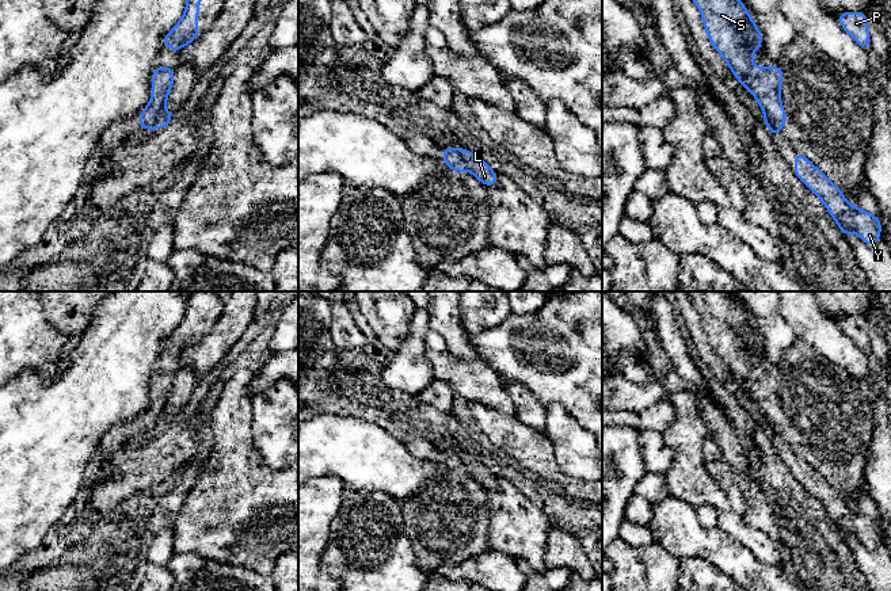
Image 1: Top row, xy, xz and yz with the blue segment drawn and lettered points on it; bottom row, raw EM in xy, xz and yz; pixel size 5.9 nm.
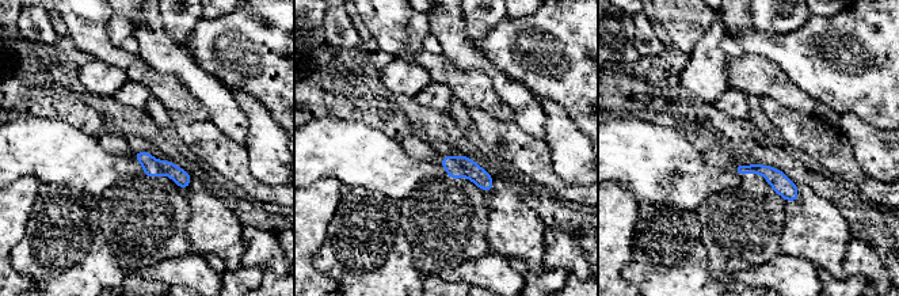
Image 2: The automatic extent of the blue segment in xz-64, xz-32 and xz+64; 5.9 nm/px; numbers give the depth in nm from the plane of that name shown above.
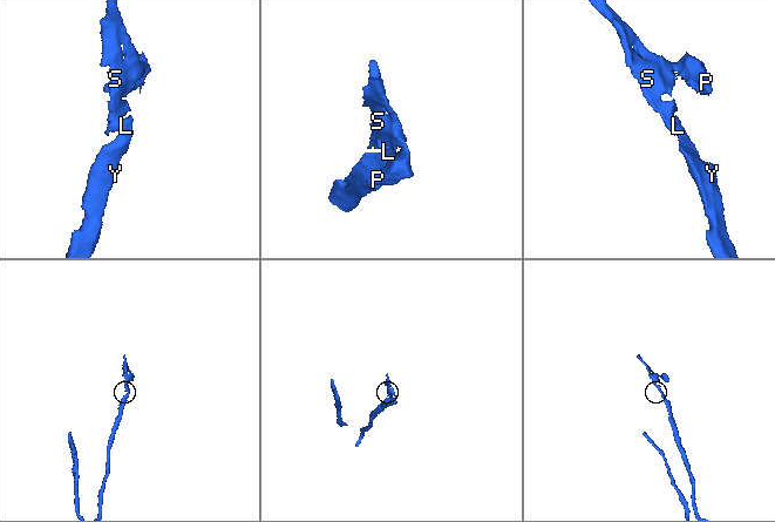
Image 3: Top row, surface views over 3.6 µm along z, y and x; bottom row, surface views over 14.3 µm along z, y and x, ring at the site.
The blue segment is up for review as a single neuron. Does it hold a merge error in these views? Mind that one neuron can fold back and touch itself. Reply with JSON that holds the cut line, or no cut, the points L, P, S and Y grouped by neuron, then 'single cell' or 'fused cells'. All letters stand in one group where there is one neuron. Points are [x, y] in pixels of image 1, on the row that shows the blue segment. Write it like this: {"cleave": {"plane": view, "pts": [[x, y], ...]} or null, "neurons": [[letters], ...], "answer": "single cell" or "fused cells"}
{"cleave": {"plane": "xz", "pts": [[454, 149], [468, 168]]}, "neurons": [["L", "Y"], ["P", "S"]], "answer": "fused cells"}

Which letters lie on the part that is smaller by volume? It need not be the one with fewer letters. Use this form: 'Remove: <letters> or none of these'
Remove: P, S

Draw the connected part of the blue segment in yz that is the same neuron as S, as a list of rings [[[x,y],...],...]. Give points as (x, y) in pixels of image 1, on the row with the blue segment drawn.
[[[693,0],[700,8],[702,23],[711,45],[723,56],[738,81],[757,99],[769,122],[780,131],[787,125],[787,114],[781,104],[781,65],[764,68],[753,66],[751,58],[762,45],[764,38],[740,0]]]

